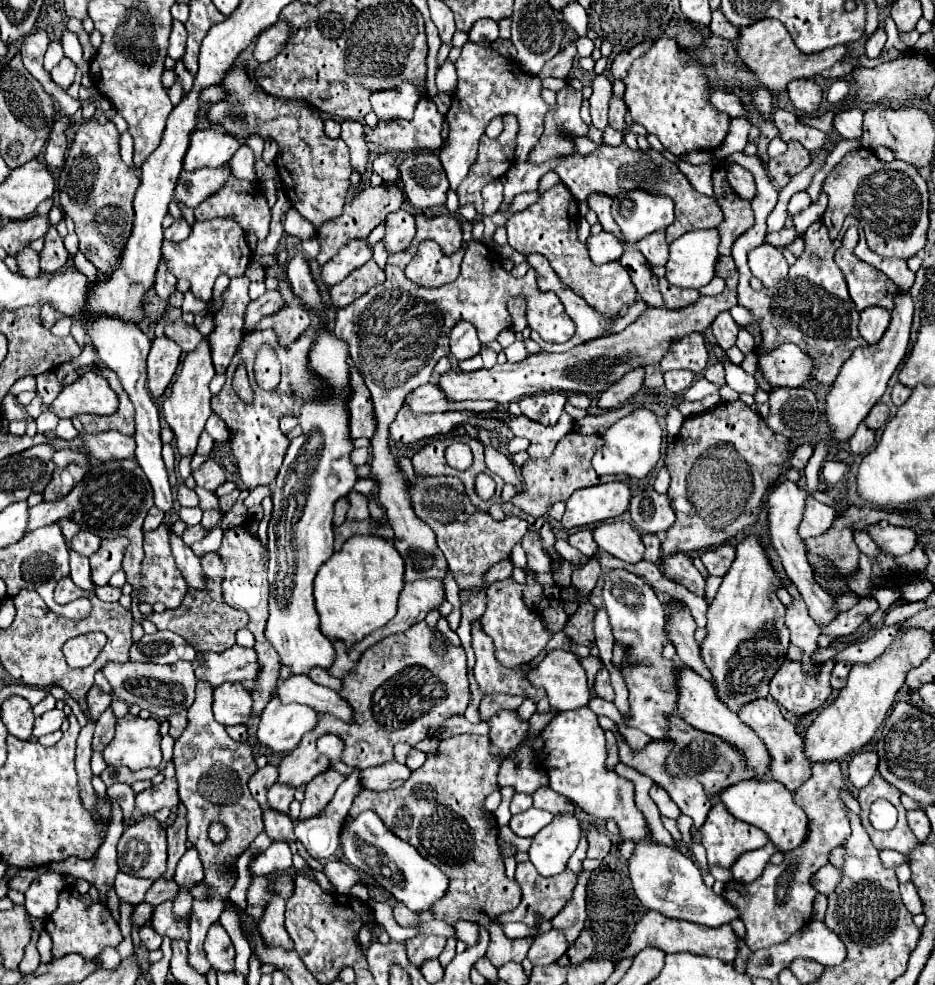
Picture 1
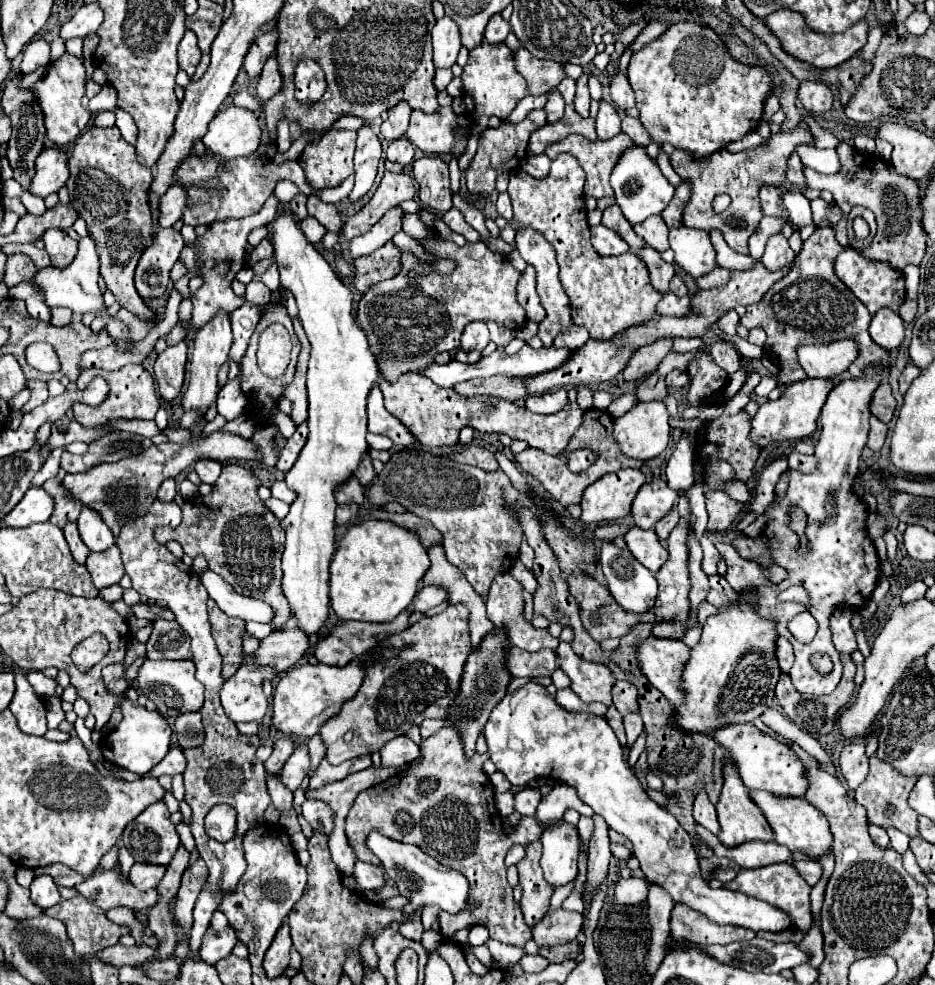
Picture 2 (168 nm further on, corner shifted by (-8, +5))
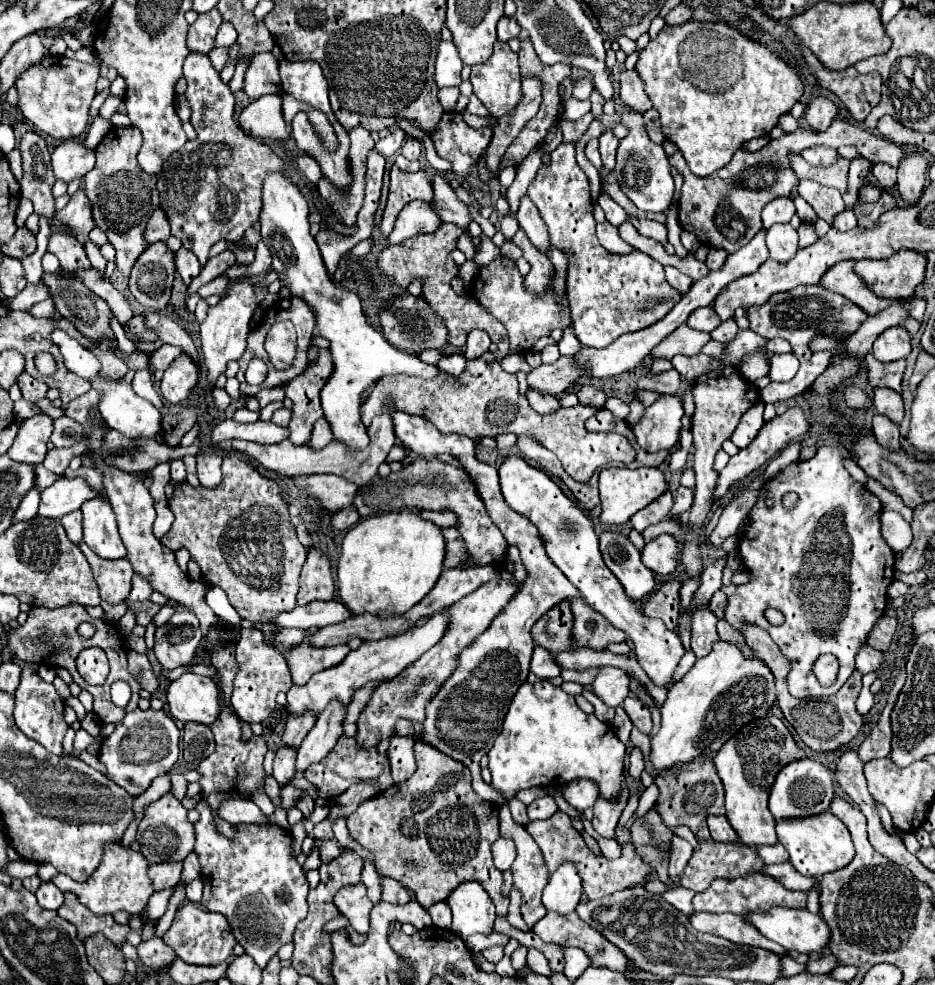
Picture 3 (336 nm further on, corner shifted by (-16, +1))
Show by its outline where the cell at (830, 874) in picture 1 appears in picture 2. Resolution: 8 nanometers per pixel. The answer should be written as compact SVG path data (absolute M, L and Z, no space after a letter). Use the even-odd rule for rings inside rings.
M812 860L812 862L792 862L792 864L796 866L796 870L802 874L802 878L810 886L814 886L820 880L820 876L822 876L822 864L816 862L816 860Z

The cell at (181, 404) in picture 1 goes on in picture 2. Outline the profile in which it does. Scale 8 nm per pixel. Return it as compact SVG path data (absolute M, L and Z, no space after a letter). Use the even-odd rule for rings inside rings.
M216 314L206 326L202 326L194 338L194 352L190 360L190 382L186 392L182 394L184 412L198 412L200 418L206 416L210 404L216 402L218 396L218 370L228 360L228 350L232 346L232 330L228 314Z

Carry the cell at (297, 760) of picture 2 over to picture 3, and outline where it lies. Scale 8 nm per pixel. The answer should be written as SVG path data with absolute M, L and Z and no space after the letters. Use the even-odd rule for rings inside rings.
M332 700L328 708L318 716L314 728L304 738L304 742L298 748L298 760L296 760L296 772L302 774L310 764L322 760L336 744L336 740L342 736L342 722L346 716L344 704L340 700Z

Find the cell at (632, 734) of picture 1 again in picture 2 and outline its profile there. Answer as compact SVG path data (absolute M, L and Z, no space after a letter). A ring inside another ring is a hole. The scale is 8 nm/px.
M696 824L696 836L712 848L712 852L720 858L728 858L732 862L736 862L740 868L752 870L752 868L762 868L762 866L770 866L776 862L788 862L792 852L788 852L788 848L776 844L776 842L744 842L736 848L726 848L716 834L710 834L708 828L704 828L702 824Z

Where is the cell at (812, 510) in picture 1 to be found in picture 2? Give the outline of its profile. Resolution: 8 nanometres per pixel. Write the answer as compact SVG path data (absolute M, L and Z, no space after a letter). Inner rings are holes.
M900 348L890 350L890 360L888 360L888 364L884 364L884 368L868 368L868 372L864 372L864 376L860 376L860 380L846 378L832 388L832 392L828 394L828 400L822 408L822 416L820 416L822 432L820 432L820 440L818 440L816 448L814 448L816 458L818 458L818 472L814 472L814 474L792 472L786 498L778 506L766 510L768 524L766 524L764 536L768 538L772 558L778 566L790 570L790 574L778 586L772 586L772 588L758 586L756 588L756 596L758 596L756 604L760 606L762 616L776 618L778 634L792 642L796 662L790 670L790 678L792 678L792 684L796 686L796 690L804 692L804 694L812 694L812 696L830 694L830 692L834 692L834 688L840 682L842 664L840 664L838 652L832 644L832 634L828 628L828 618L830 618L834 606L844 604L844 606L852 606L858 610L860 606L864 606L868 602L872 590L876 588L878 556L876 556L872 542L866 538L868 512L866 512L864 502L860 498L856 498L854 492L850 492L850 490L852 490L852 478L858 474L860 452L866 446L866 438L868 438L868 430L870 430L868 418L870 418L872 392L876 392L876 388L886 380L886 376L894 368L898 352L900 352ZM792 506L802 508L808 518L806 536L808 536L810 548L806 554L802 554L800 548L796 546L798 534L794 530L790 530L790 508ZM794 584L802 584L810 592L810 608L806 608L798 602L776 602L778 594ZM804 610L808 610L818 620L818 634L808 644L798 642L786 628L788 622ZM812 654L832 654L832 664L834 664L832 672L820 674L810 662Z

